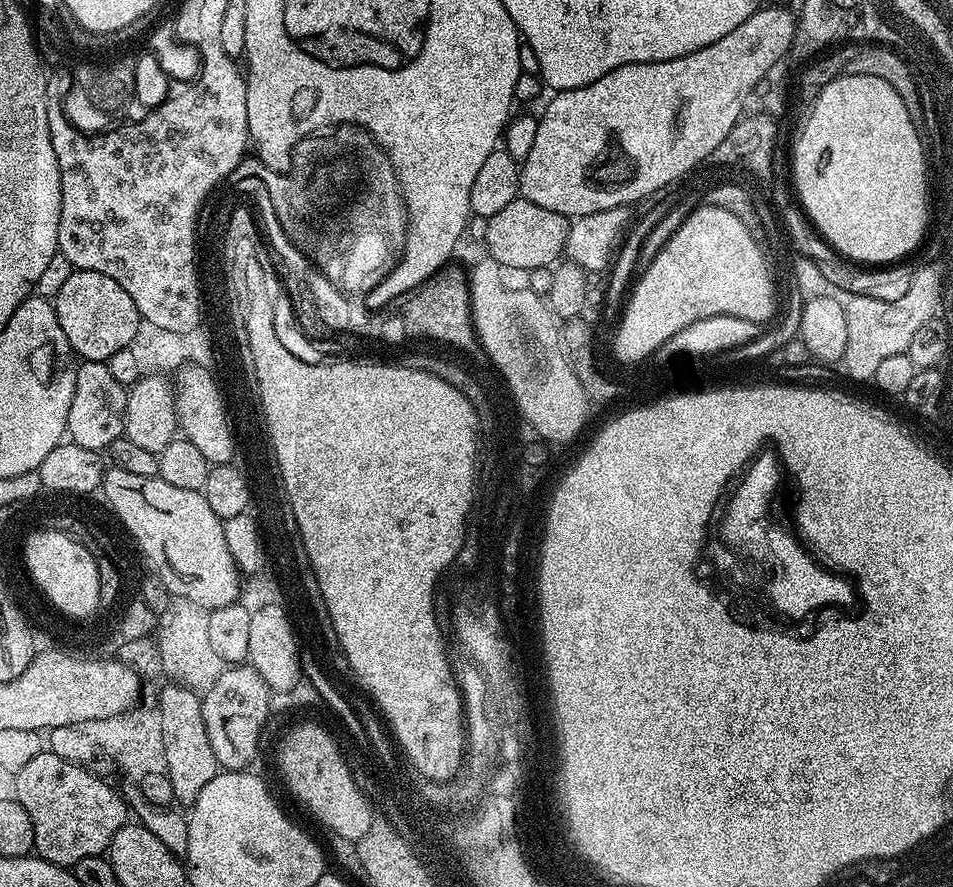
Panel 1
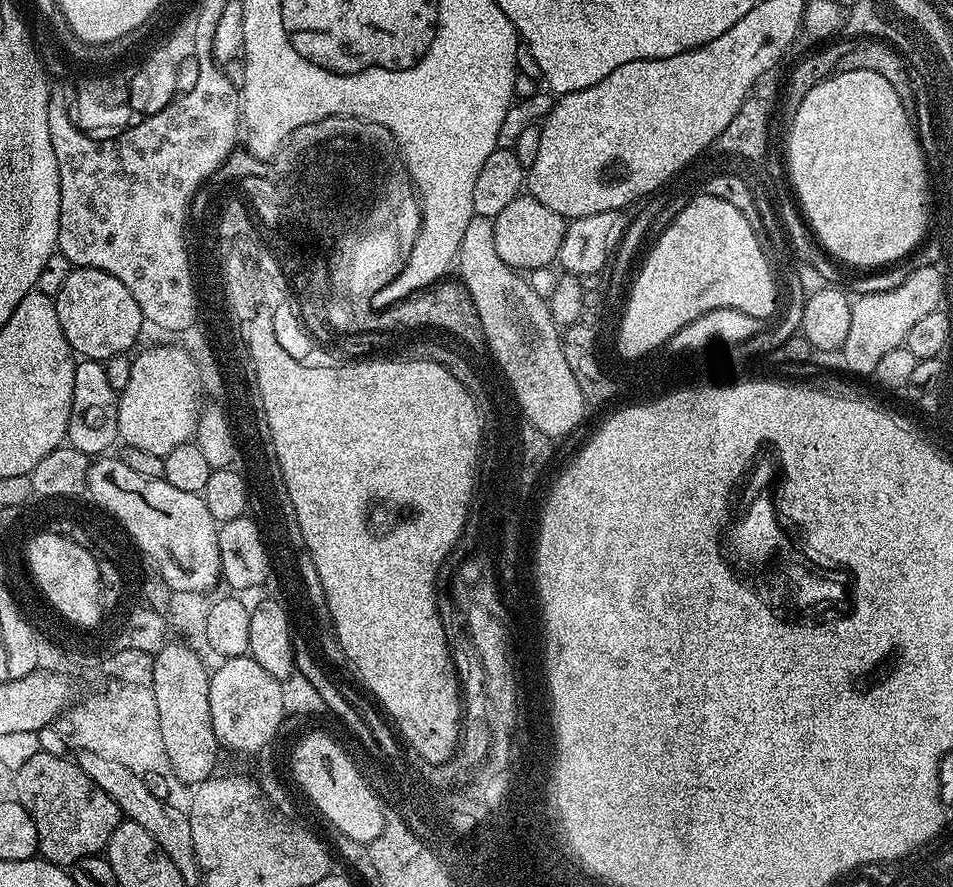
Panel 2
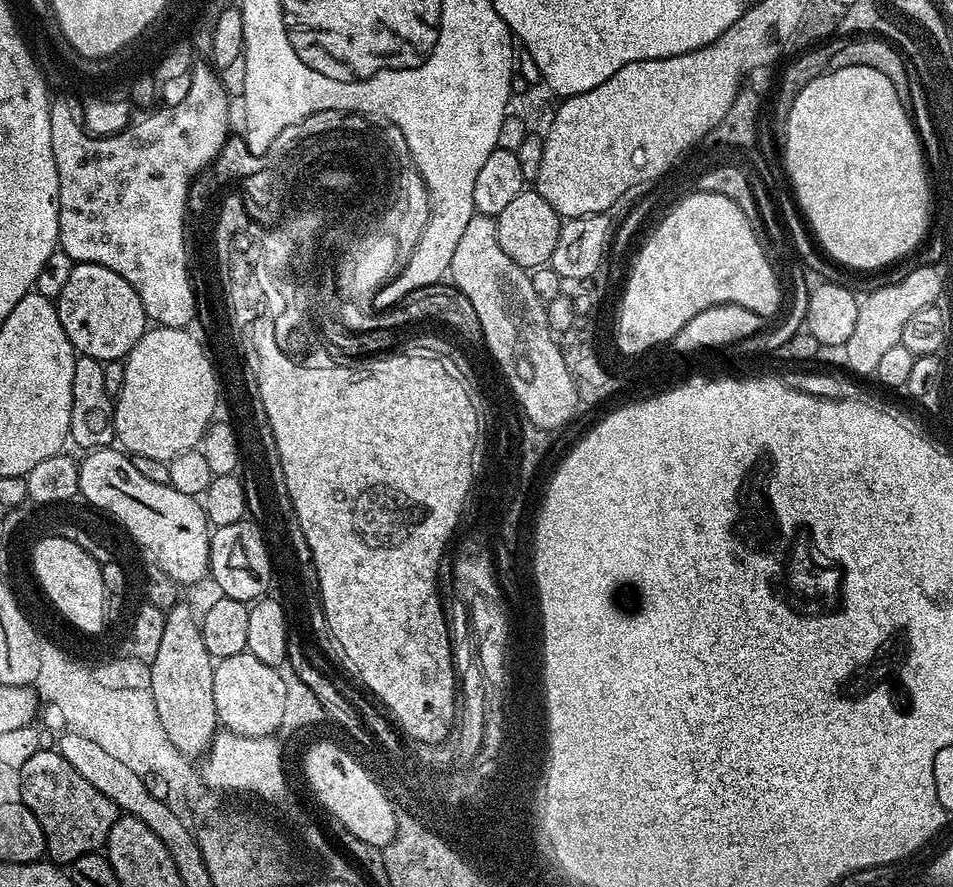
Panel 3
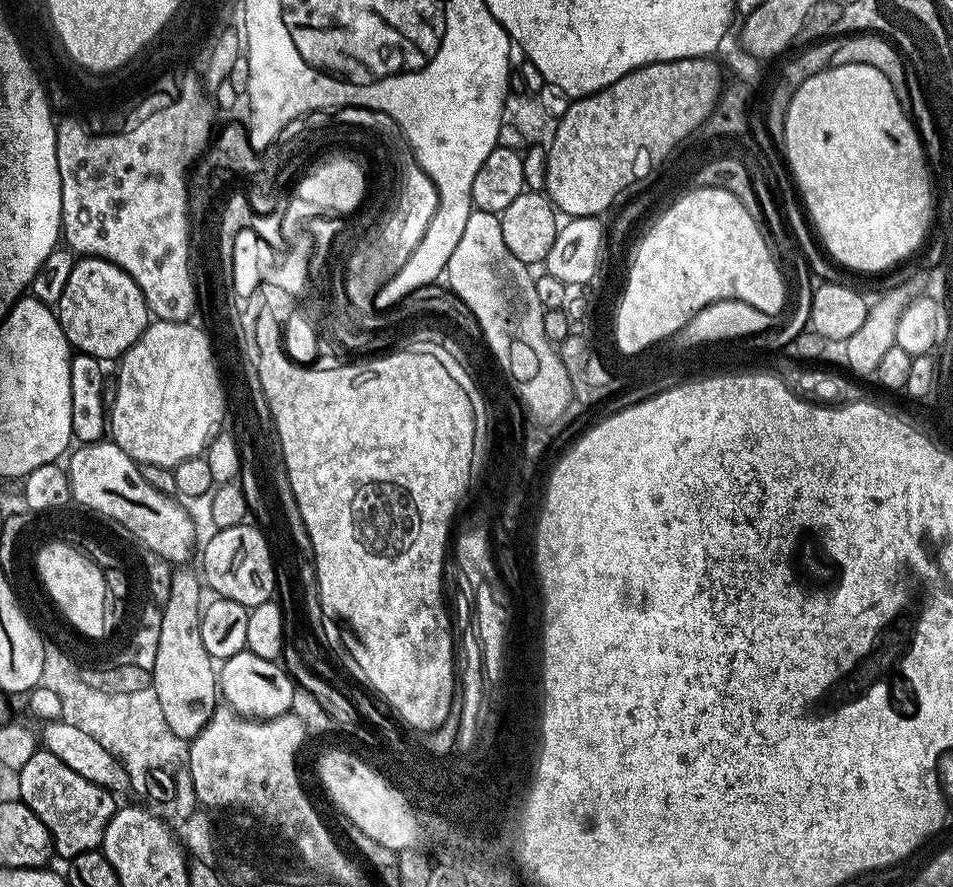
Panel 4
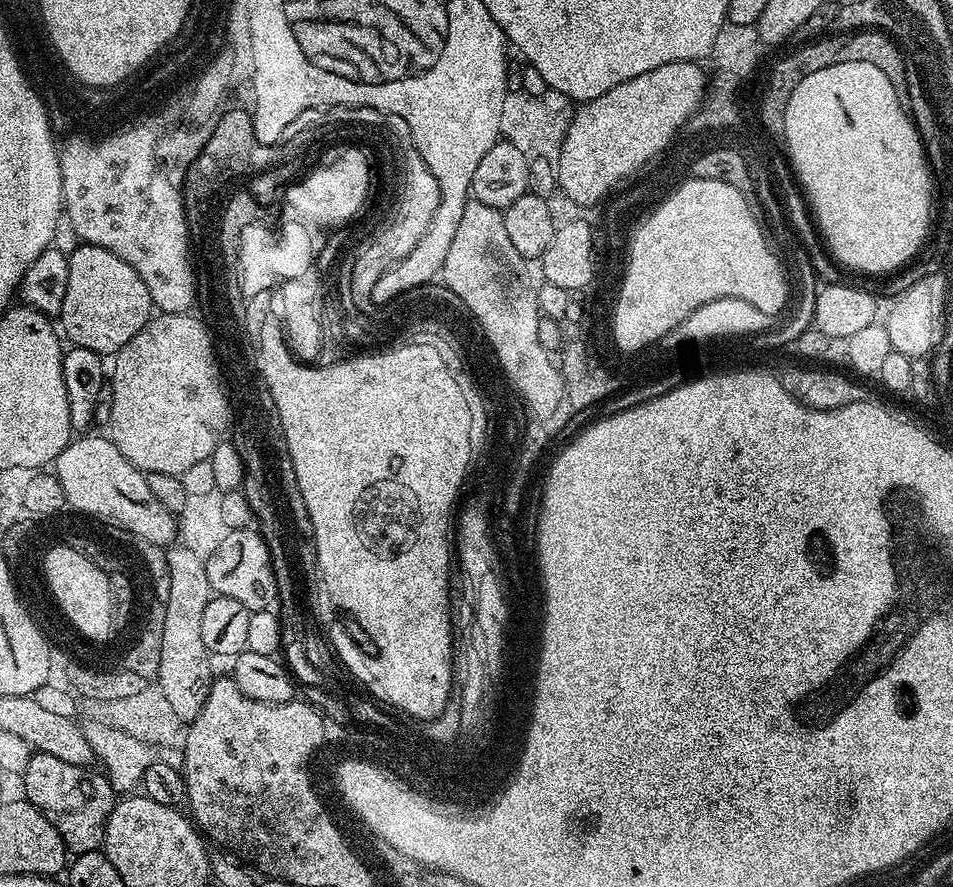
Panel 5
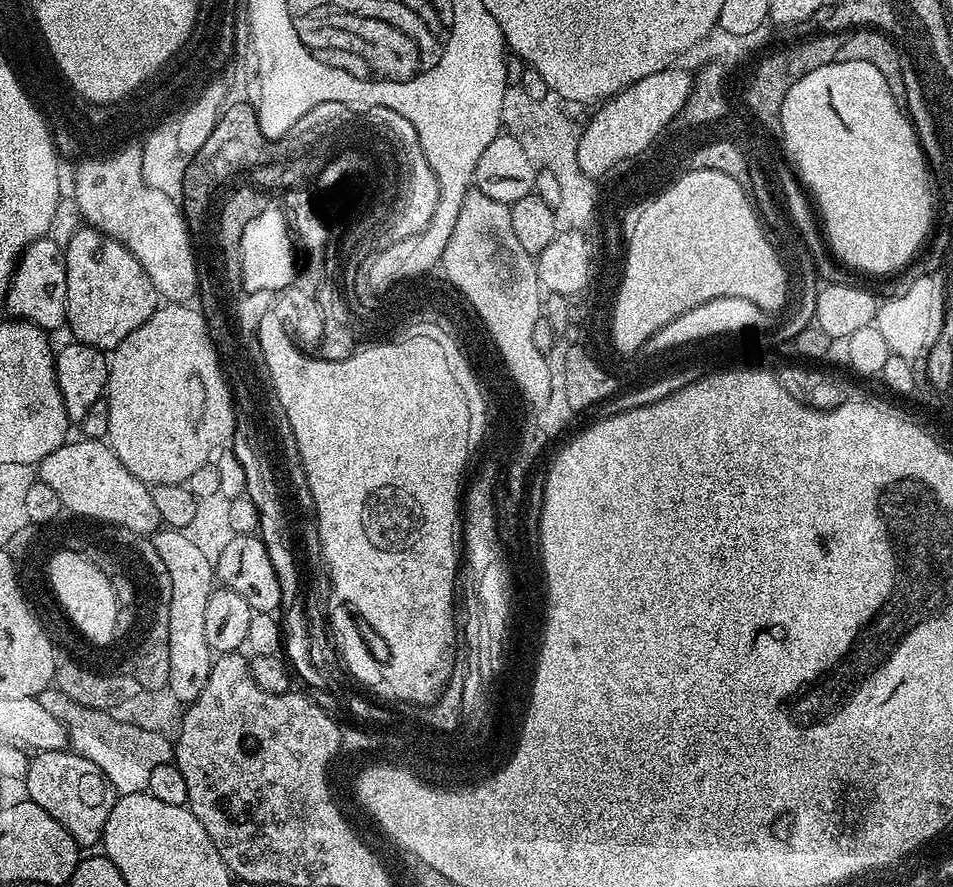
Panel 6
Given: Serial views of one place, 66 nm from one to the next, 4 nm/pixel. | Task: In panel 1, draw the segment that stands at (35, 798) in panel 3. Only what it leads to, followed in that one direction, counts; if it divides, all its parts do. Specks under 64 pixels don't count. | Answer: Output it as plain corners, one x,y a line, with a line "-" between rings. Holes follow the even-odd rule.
41,750
30,761
26,762
17,774
17,800
22,810
30,814
30,826
34,826
34,852
41,860
71,866
78,858
103,856
108,851
114,834
124,824
129,823
130,809
123,795
119,796
106,781
92,773
91,767
75,764
60,758
49,750

